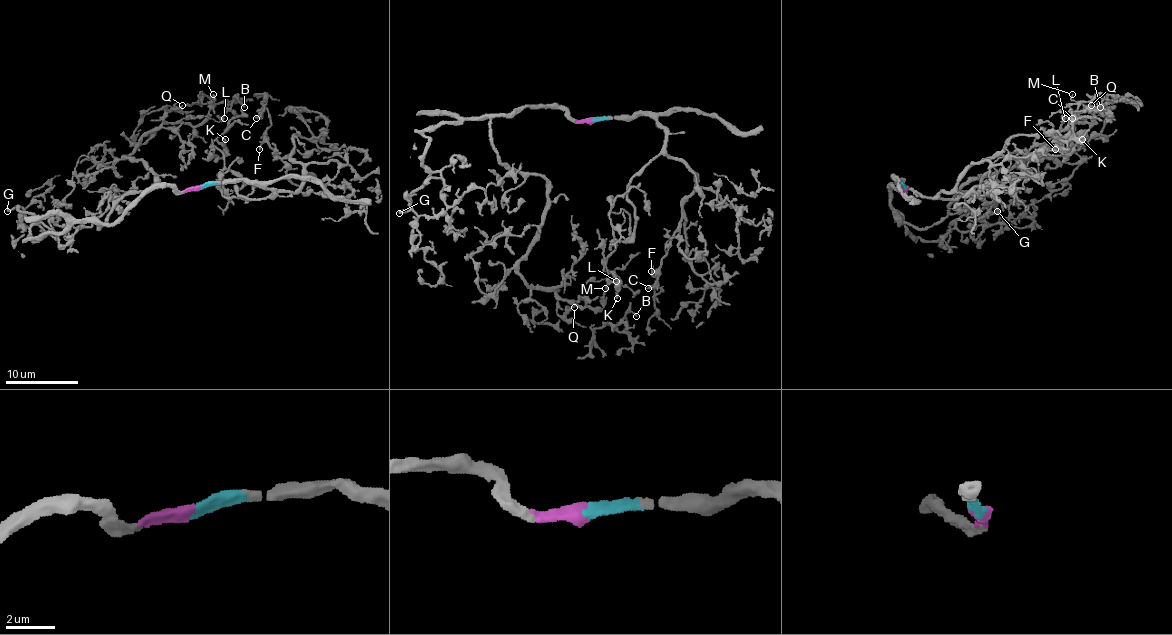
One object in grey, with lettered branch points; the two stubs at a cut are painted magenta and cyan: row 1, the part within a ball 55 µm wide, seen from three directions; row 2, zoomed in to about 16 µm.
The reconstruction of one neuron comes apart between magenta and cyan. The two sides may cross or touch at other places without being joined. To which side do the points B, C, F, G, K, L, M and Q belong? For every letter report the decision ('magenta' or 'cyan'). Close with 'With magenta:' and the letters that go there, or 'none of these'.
B: magenta
C: cyan
F: cyan
G: magenta
K: cyan
L: magenta
M: magenta
Q: magenta
With magenta: B, G, L, M, Q

